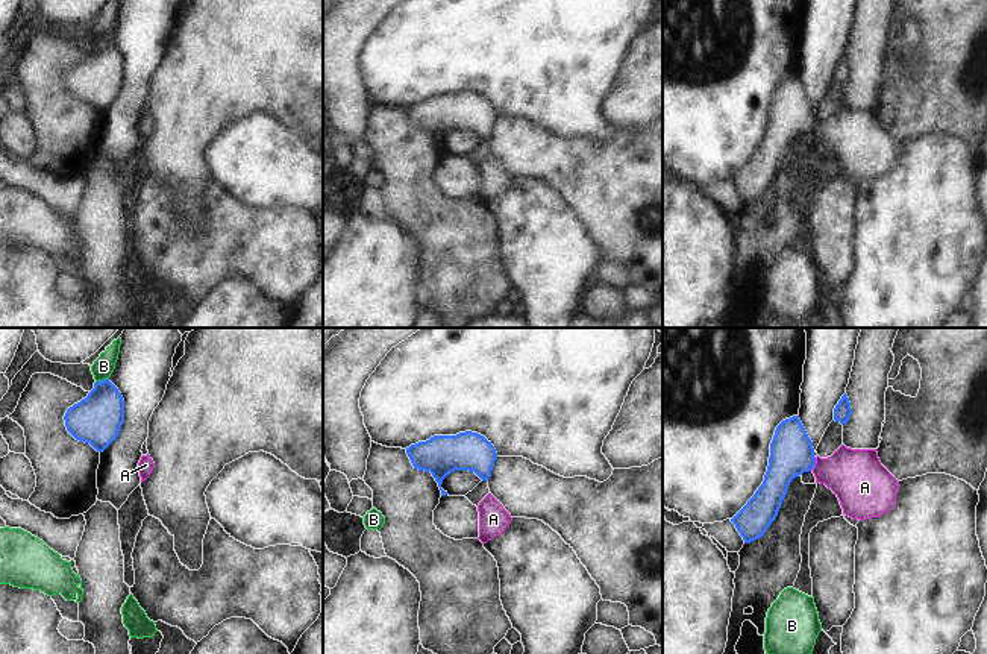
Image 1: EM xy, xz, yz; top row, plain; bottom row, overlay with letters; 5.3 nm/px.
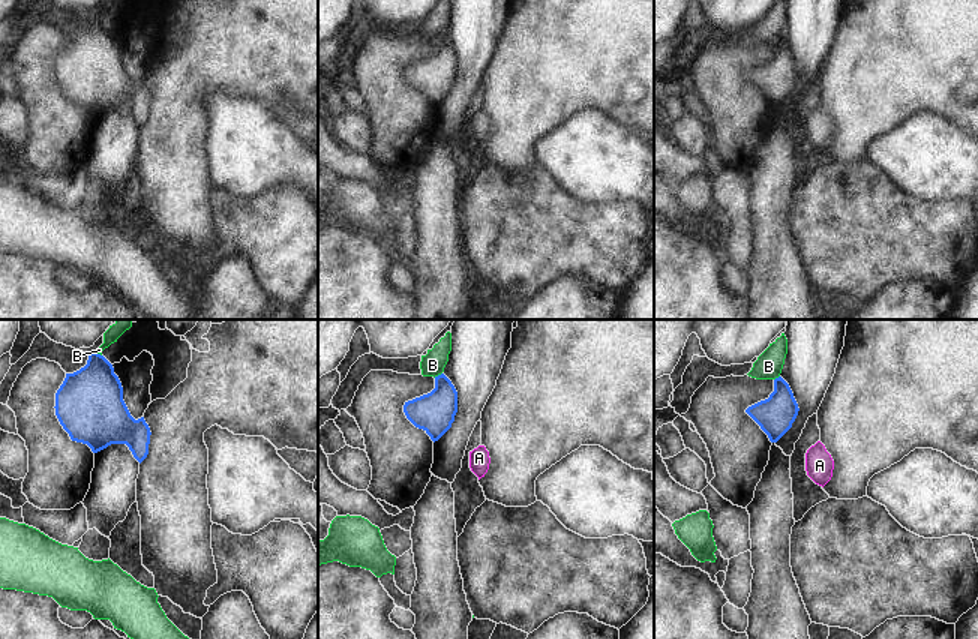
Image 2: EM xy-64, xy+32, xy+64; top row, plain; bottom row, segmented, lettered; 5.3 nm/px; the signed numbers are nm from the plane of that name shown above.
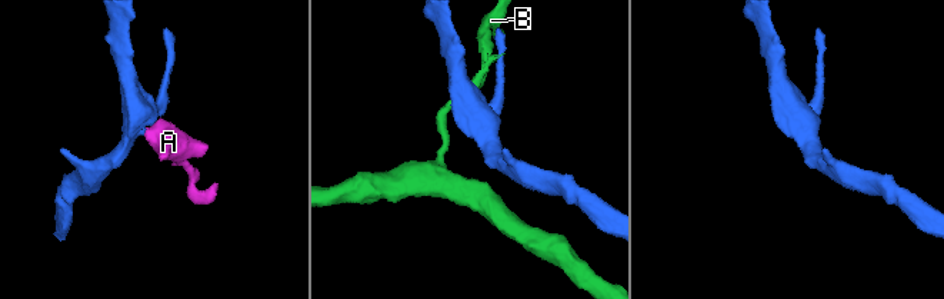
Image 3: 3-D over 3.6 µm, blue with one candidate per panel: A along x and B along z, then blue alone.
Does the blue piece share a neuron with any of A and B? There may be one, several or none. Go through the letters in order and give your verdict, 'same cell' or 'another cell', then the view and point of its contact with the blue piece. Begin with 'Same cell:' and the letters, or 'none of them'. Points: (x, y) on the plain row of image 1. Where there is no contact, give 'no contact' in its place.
Same cell: A
A: same cell; meets blue in yz at (814, 123)
B: another cell; meets blue in xy at (103, 40)

